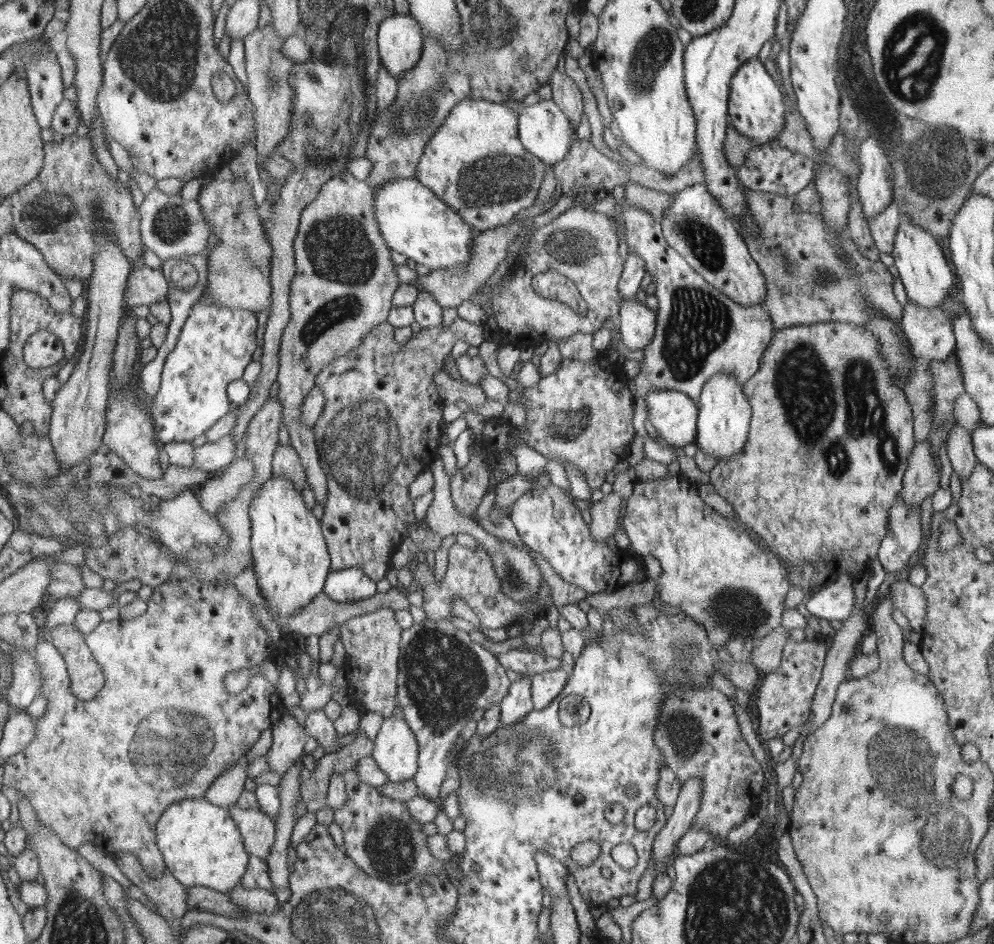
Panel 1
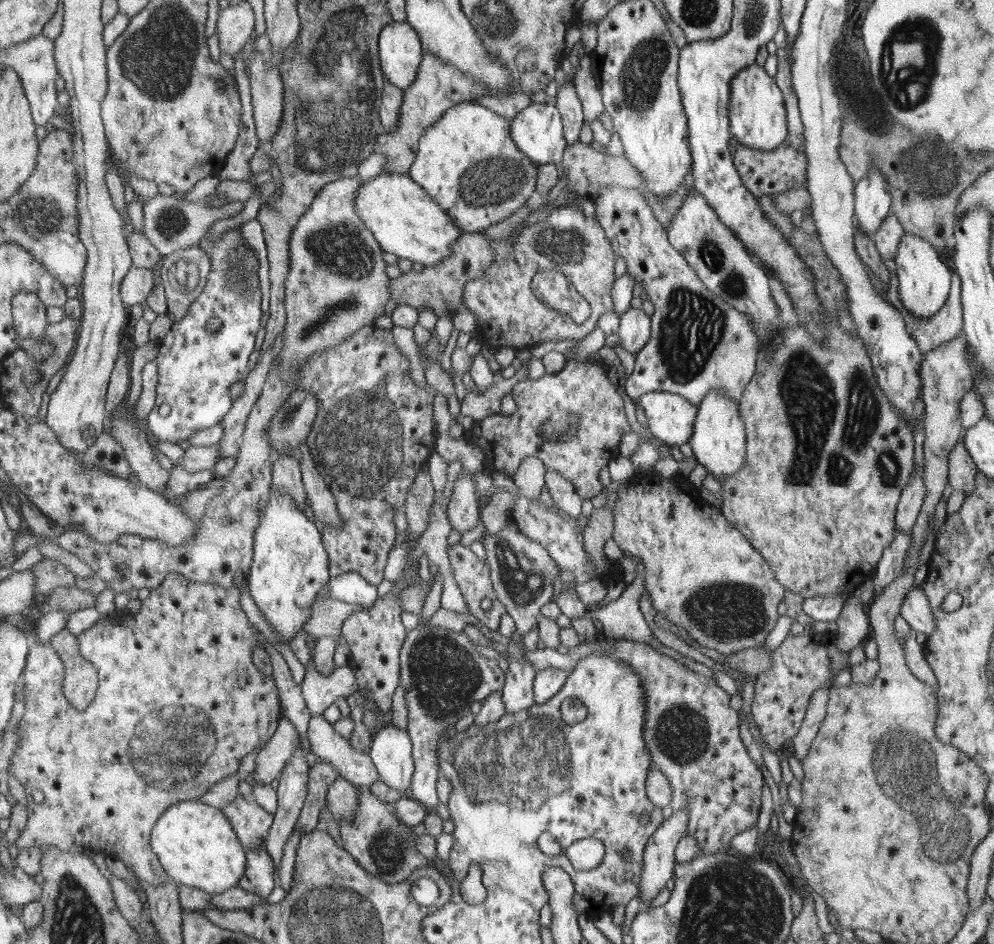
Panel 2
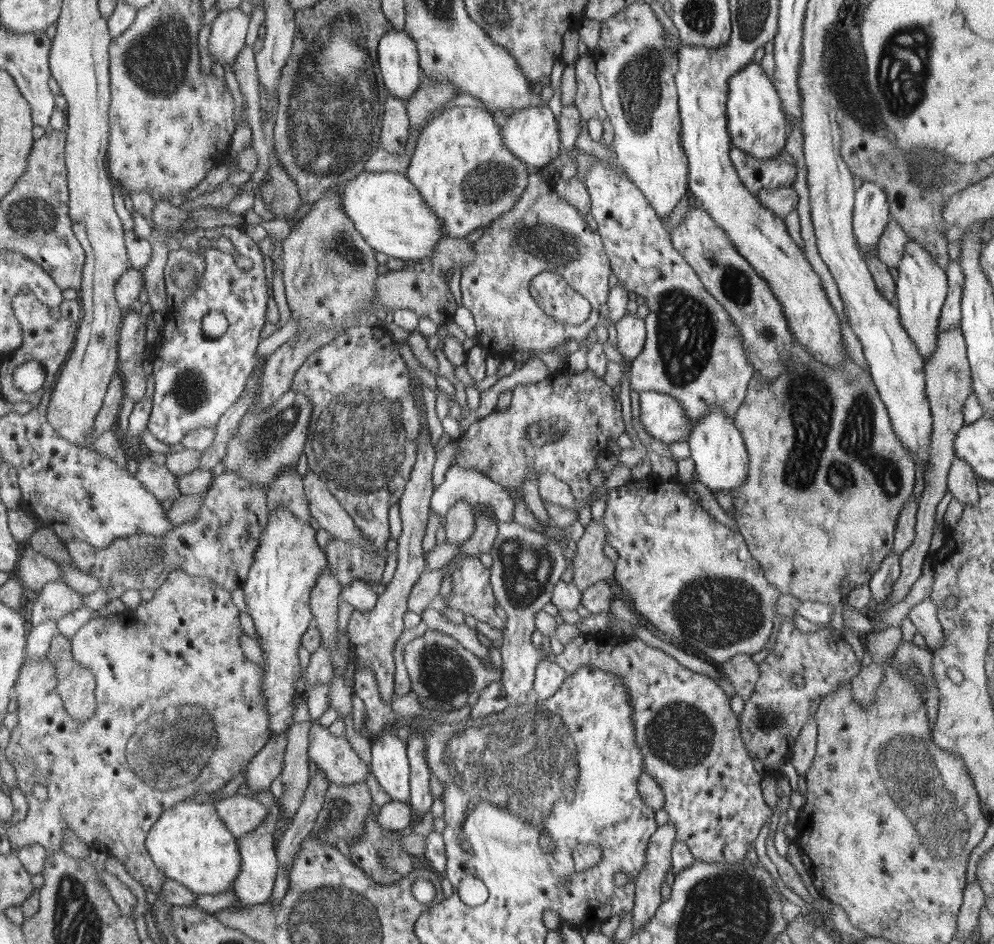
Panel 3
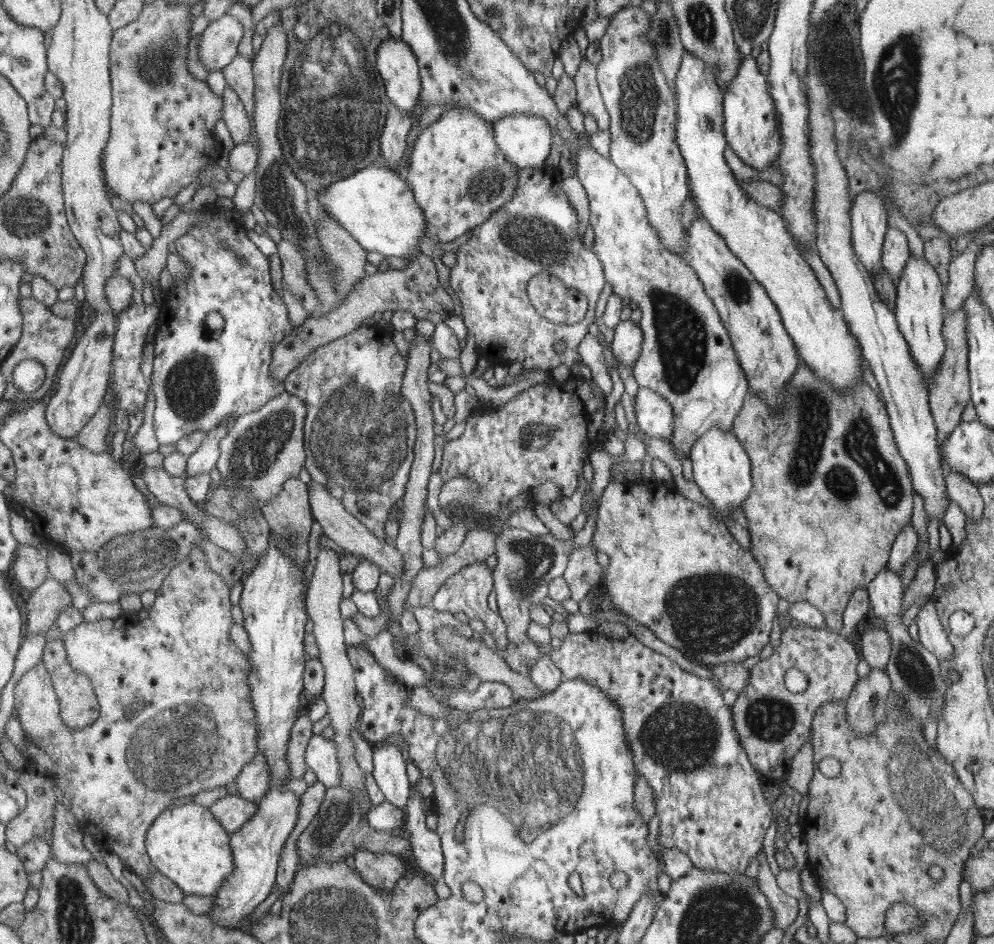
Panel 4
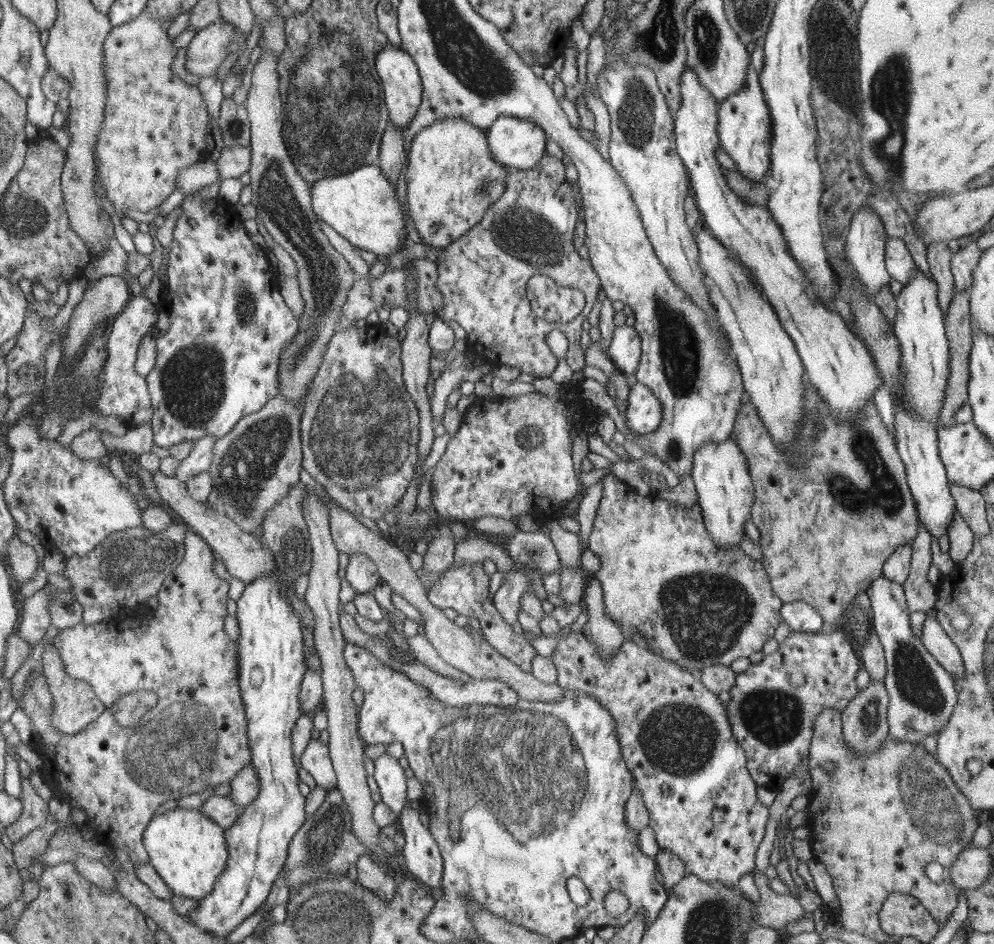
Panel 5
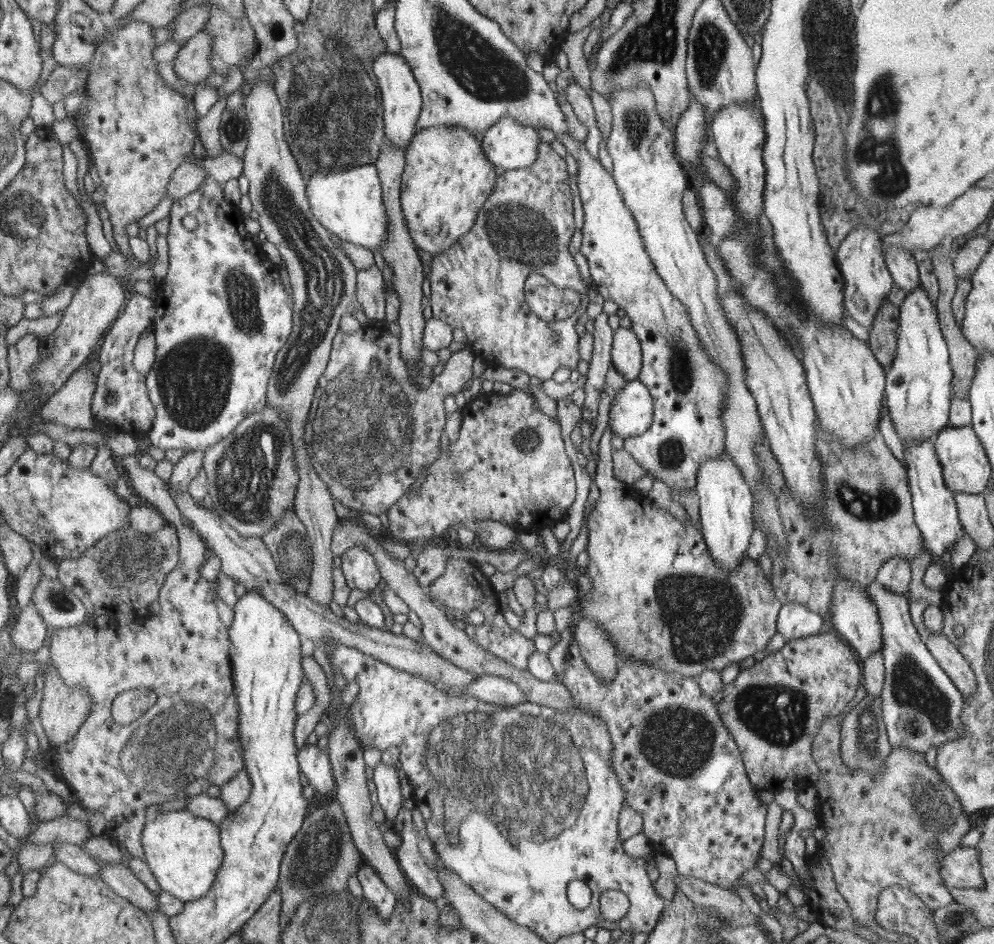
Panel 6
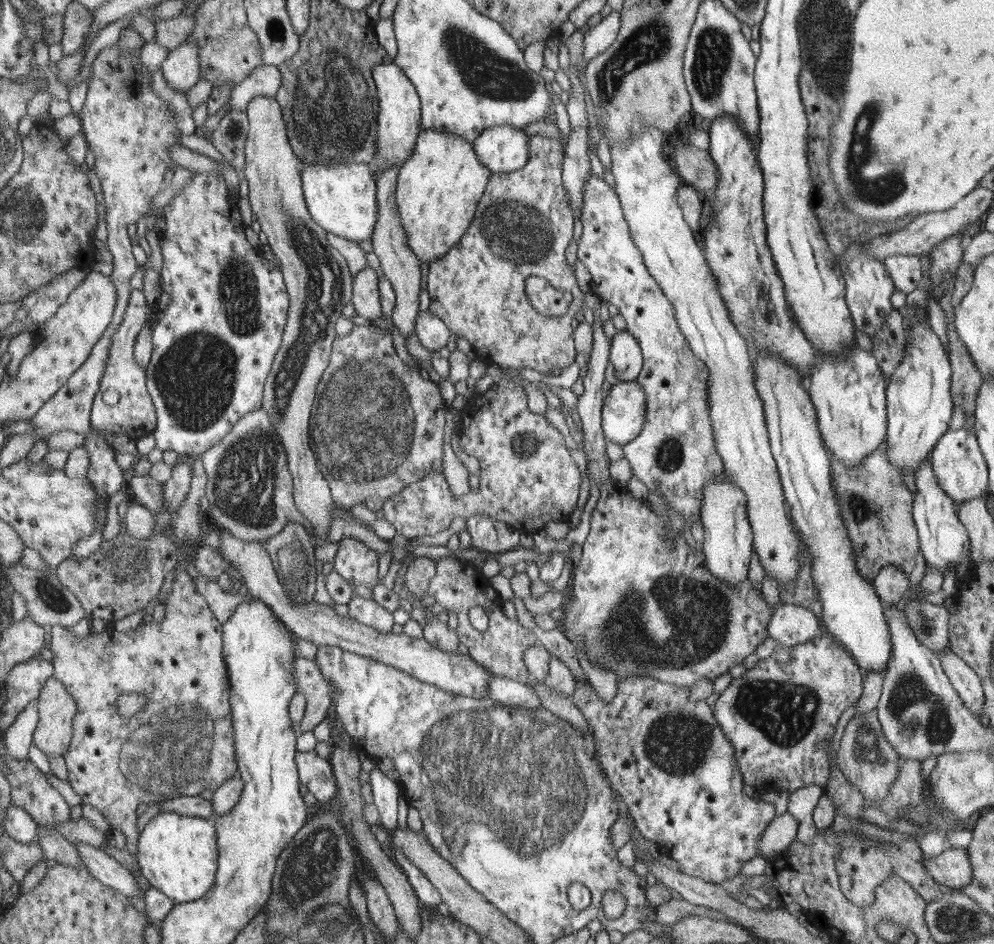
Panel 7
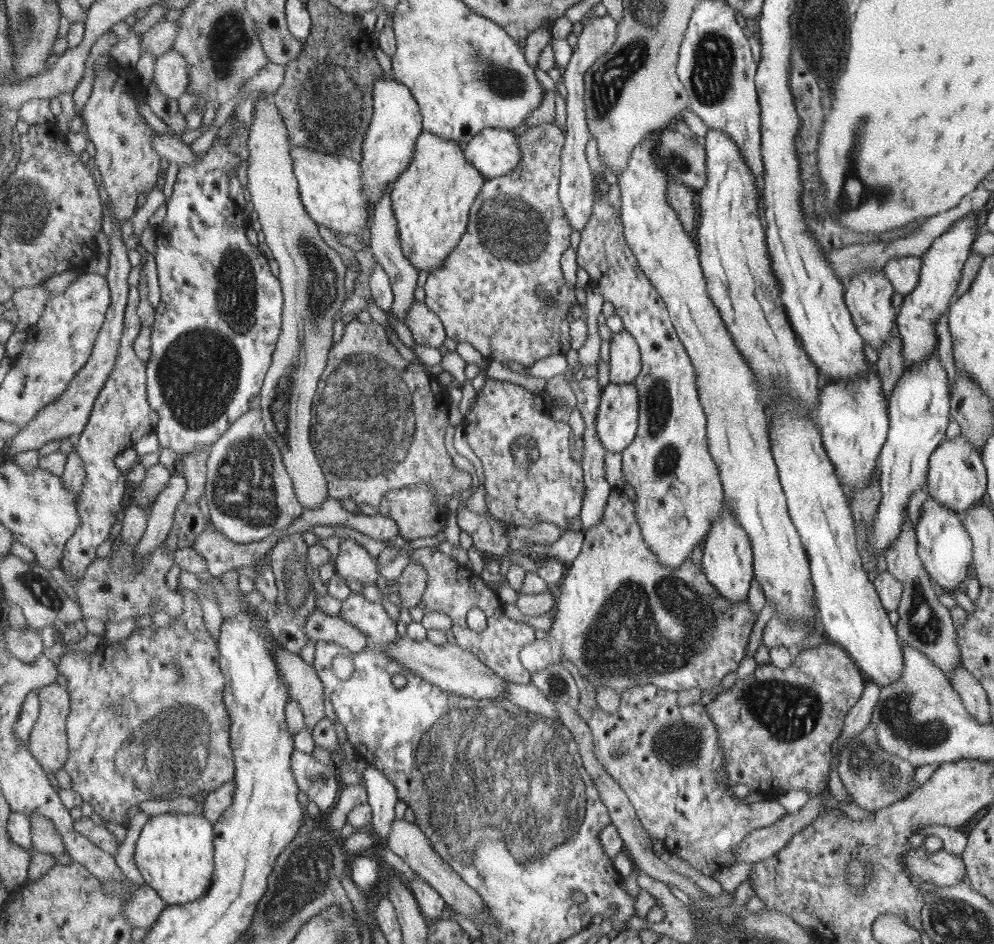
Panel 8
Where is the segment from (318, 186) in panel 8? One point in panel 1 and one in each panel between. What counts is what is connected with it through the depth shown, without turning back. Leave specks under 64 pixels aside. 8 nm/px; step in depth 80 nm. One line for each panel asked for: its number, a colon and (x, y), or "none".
1: (416, 223)
2: (402, 216)
3: (386, 207)
4: (377, 206)
5: (362, 206)
6: (350, 204)
7: (342, 198)

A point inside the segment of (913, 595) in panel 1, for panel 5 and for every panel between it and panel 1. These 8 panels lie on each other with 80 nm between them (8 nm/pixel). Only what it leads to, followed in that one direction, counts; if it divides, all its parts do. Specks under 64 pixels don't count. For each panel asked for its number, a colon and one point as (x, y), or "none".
2: (915, 608)
3: (923, 615)
4: (932, 635)
5: (935, 639)

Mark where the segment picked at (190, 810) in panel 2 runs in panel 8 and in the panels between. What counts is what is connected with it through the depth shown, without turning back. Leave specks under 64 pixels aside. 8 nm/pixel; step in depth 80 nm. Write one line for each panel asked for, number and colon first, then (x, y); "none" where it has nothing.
3: (189, 842)
4: (187, 844)
5: (188, 850)
6: (184, 852)
7: (178, 854)
8: (175, 854)

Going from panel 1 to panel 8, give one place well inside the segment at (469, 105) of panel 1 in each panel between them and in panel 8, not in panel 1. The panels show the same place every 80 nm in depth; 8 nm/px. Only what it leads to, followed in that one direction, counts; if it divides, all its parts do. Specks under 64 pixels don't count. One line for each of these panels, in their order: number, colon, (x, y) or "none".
2: (468, 162)
3: (462, 166)
4: (460, 177)
5: (452, 178)
6: (447, 178)
7: (439, 187)
8: (432, 199)

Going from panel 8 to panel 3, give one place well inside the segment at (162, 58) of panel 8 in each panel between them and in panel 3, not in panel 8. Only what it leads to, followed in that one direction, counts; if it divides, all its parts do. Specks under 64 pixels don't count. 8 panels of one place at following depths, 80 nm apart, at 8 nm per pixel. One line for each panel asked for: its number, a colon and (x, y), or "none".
3: (229, 30)
4: (218, 46)
5: (206, 52)
6: (192, 63)
7: (181, 69)

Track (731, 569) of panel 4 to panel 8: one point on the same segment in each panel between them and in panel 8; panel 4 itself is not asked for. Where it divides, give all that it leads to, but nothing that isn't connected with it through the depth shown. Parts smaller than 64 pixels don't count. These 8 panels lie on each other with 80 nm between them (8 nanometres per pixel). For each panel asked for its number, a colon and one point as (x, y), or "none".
5: (697, 604)
6: (657, 591)
7: (637, 606)
8: (624, 619)

